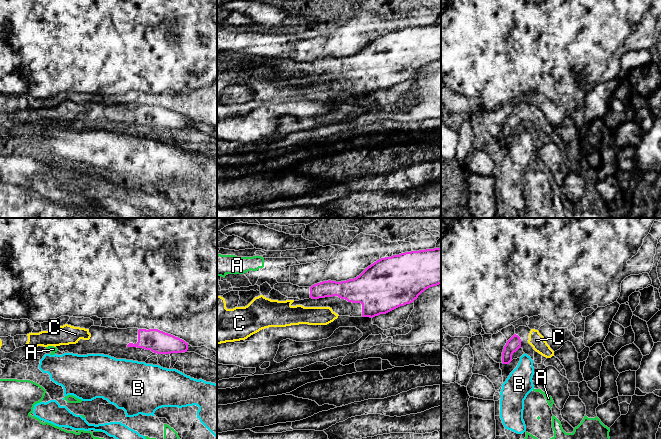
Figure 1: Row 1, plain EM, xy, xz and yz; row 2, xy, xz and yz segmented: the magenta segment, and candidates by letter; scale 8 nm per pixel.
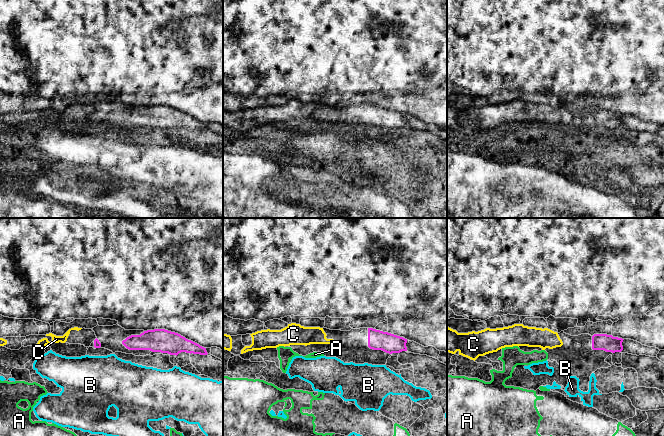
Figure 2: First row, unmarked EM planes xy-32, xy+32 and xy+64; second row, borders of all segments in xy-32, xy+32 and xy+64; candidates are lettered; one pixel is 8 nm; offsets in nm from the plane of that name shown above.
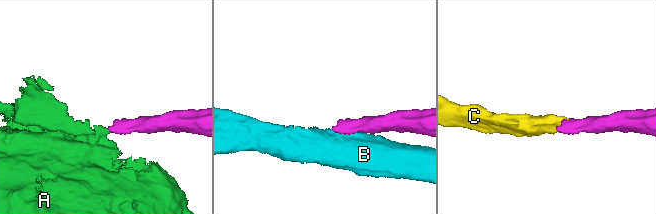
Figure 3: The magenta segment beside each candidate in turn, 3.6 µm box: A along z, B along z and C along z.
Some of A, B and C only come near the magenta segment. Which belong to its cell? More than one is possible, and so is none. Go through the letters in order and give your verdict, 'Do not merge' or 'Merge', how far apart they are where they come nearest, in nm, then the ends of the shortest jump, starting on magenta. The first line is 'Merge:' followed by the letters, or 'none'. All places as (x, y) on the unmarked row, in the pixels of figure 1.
Merge: C
A: Do not merge. Distance 280 nm. Across: yz (508, 139), (533, 165)
B: Do not merge. Distance 60 nm. Across: yz (520, 123), (524, 129)
C: Merge. Distance 60 nm. Across: yz (520, 116), (528, 116)

